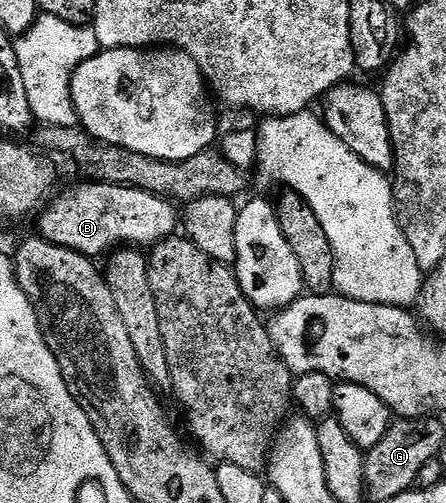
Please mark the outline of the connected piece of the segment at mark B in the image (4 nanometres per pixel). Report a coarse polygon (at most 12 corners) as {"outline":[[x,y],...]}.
{"outline":[[62,188],[40,210],[51,244],[97,259],[178,232],[169,198]]}

